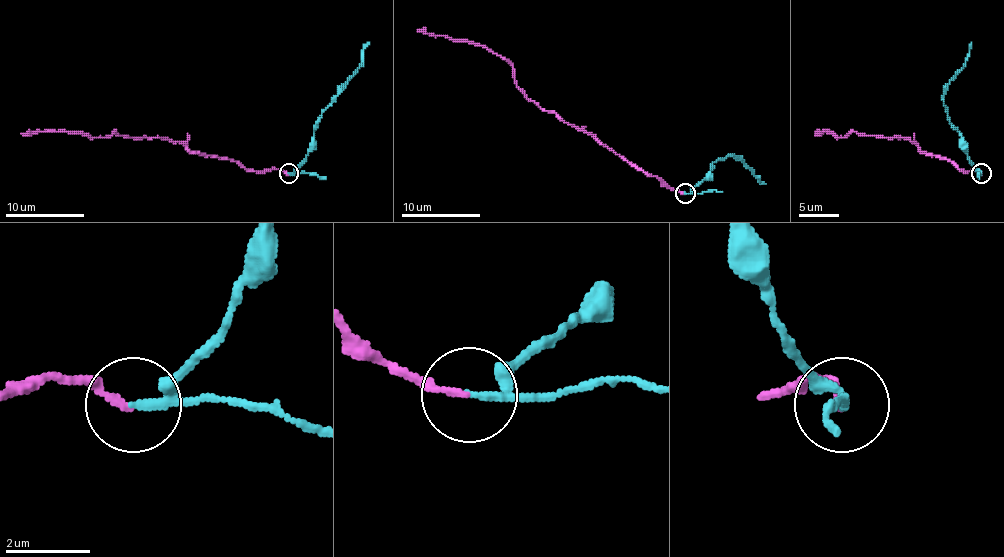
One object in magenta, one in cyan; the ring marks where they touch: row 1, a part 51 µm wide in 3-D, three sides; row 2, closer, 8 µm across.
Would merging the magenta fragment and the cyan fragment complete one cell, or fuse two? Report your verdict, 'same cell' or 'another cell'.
another cell

